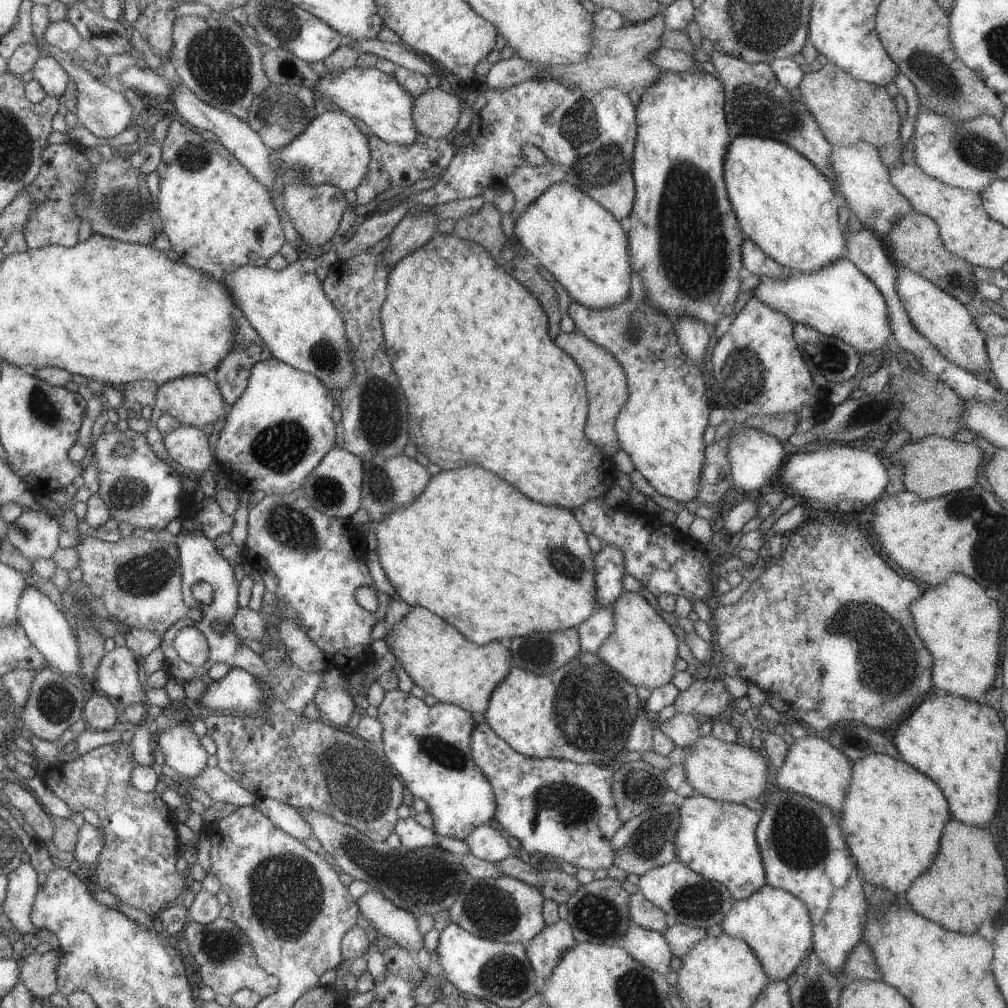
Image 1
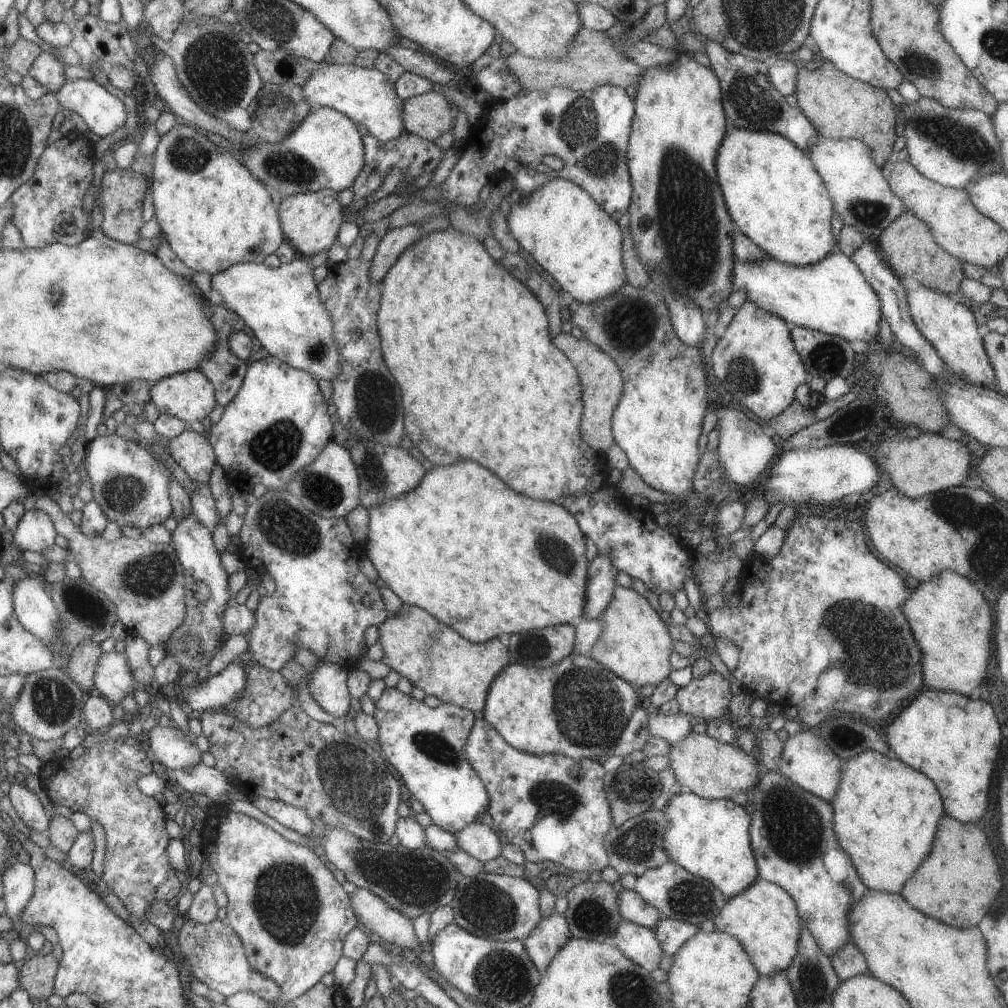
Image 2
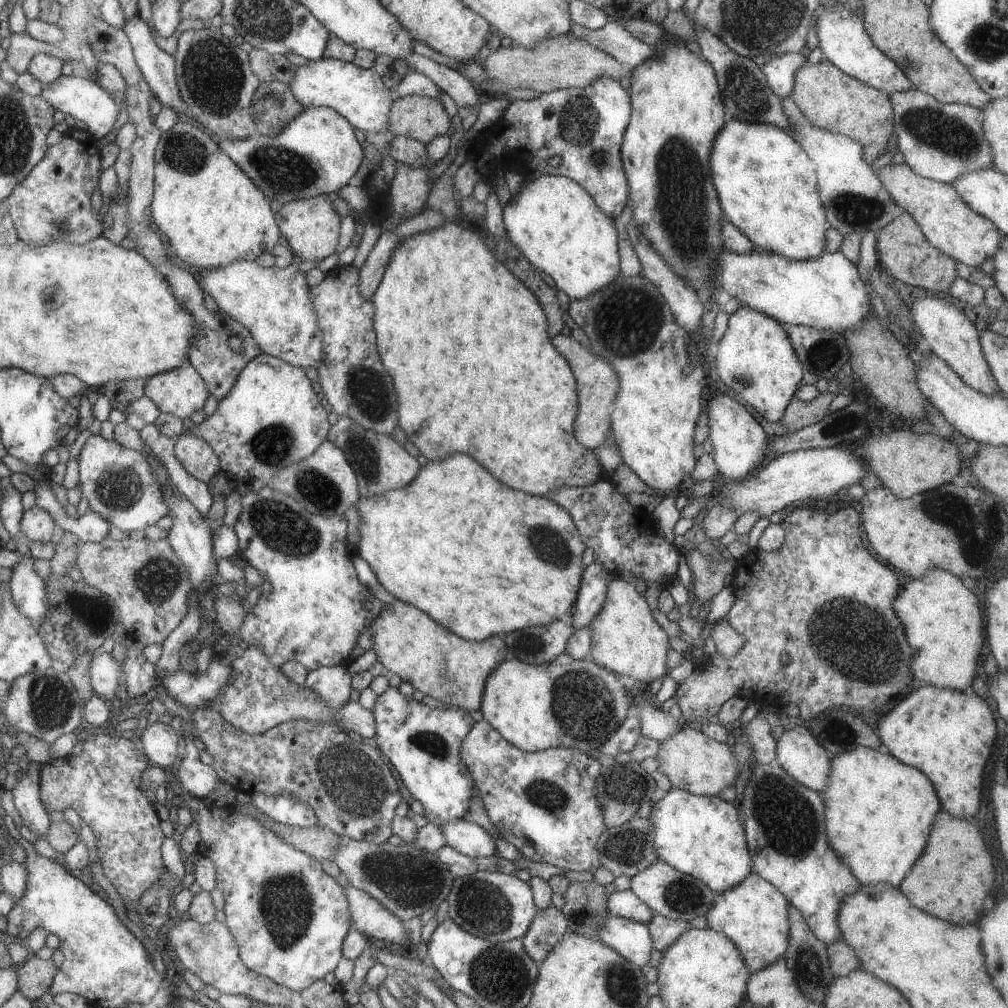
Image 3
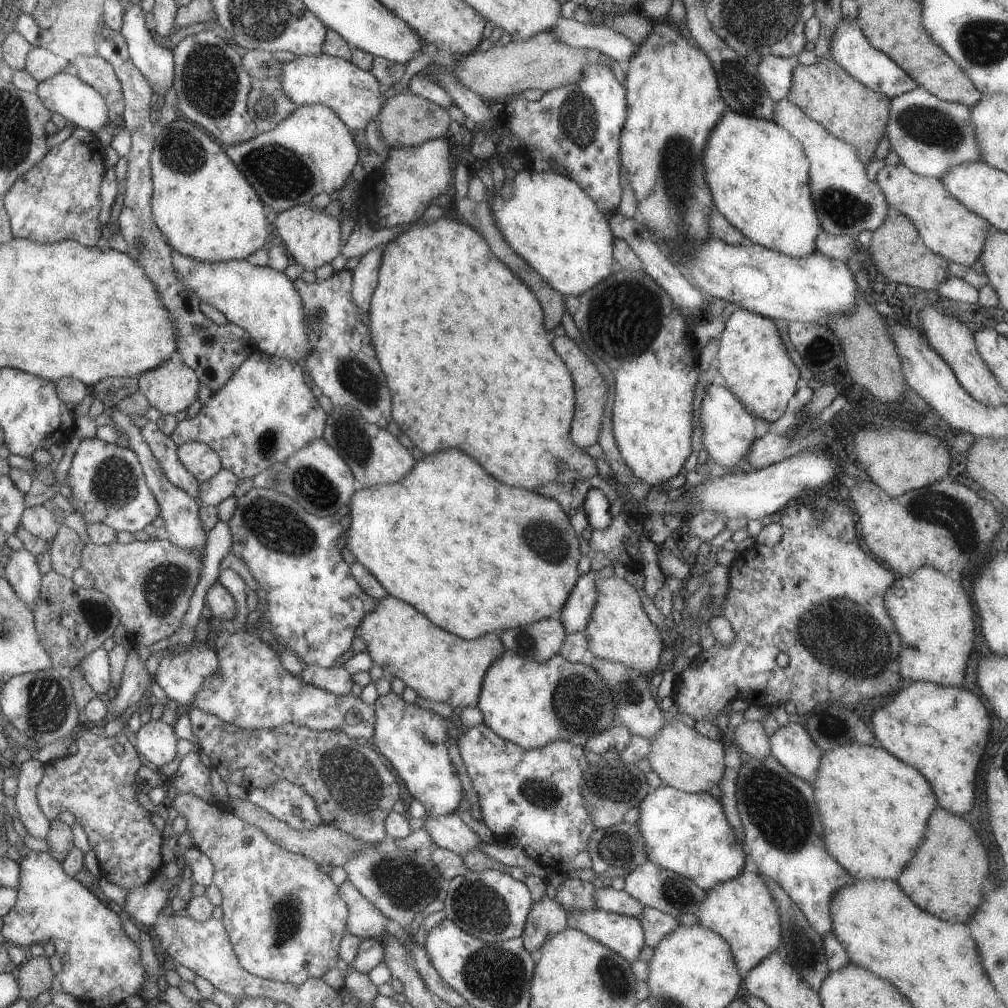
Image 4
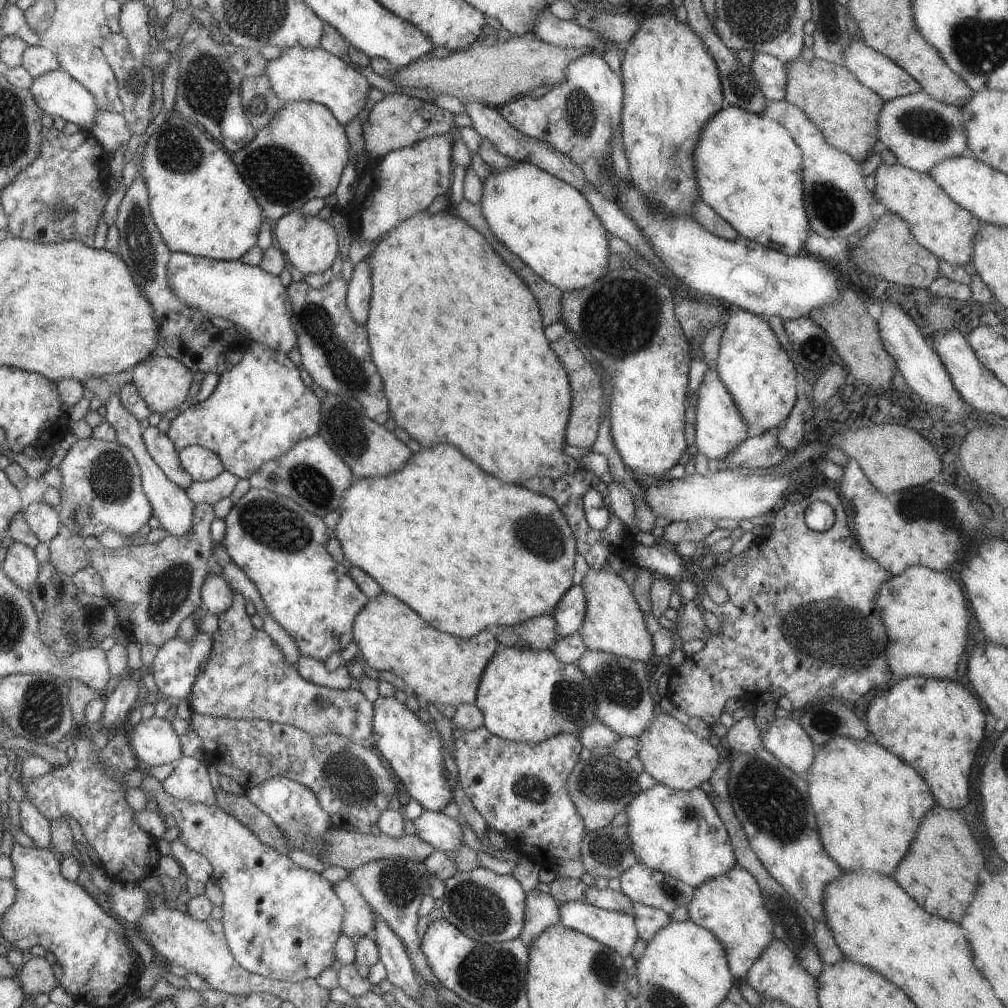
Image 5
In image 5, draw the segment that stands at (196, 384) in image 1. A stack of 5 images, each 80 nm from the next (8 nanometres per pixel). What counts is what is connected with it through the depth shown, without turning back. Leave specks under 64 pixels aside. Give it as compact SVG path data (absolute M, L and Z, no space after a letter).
M161 352L151 353L145 360L134 364L129 372L131 373L130 383L135 386L141 400L145 402L151 413L157 412L157 414L178 408L185 400L192 381L192 372L184 364Z

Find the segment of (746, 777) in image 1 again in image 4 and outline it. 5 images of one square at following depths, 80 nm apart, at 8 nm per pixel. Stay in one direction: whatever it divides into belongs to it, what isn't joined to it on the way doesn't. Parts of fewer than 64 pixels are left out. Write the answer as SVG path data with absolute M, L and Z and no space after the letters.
M667 716L661 728L648 740L649 750L645 755L651 771L655 772L663 785L686 792L700 793L706 792L717 784L724 771L724 752L722 741L714 741L701 736L693 727L687 727L677 717Z

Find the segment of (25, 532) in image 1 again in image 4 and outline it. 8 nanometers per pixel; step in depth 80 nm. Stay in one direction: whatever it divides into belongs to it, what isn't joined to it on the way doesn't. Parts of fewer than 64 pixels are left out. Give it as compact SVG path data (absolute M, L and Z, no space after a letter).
M46 504L26 507L20 516L20 526L43 542L52 540L58 531L58 522Z

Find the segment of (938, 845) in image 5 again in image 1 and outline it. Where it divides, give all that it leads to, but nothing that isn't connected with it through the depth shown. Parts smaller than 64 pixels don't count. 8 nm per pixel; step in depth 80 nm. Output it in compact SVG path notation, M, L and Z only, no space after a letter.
M949 820L941 832L941 850L931 866L921 872L905 892L909 906L927 920L941 924L951 932L977 932L983 918L1001 912L1007 892L1003 862L987 830Z

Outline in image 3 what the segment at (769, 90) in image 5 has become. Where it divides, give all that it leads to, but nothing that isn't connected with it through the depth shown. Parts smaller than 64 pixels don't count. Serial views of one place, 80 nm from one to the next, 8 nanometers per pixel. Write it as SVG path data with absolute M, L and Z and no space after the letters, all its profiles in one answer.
M797 55L772 58L767 65L762 66L767 86L774 95L780 99L787 97L792 92L794 74L799 63L804 63Z

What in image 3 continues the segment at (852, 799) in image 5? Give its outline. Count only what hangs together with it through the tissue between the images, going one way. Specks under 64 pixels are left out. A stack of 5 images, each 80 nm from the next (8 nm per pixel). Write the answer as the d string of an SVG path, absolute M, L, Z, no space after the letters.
M861 745L830 756L825 790L820 792L820 797L829 848L836 852L840 861L863 886L877 882L897 886L905 872L909 872L913 860L917 860L923 852L933 814L941 808L933 786L921 772L905 766L883 749L875 750Z

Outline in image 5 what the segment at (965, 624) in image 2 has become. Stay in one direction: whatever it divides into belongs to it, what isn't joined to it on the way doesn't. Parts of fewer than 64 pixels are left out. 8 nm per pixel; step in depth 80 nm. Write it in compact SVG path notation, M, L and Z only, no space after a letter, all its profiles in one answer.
M911 565L900 573L886 580L875 593L872 607L878 611L881 622L885 627L886 647L884 659L892 678L899 680L901 676L925 676L925 678L955 678L957 662L963 652L963 642L967 638L965 624L969 620L967 616L967 602L963 596L960 584L947 576L947 572L934 571L933 569Z

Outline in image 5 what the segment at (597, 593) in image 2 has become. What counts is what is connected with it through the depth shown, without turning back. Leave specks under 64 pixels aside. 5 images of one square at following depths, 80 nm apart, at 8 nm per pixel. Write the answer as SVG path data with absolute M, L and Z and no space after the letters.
M576 581L563 593L550 614L555 623L556 638L560 639L578 632L583 622L584 612L584 595L580 584Z

